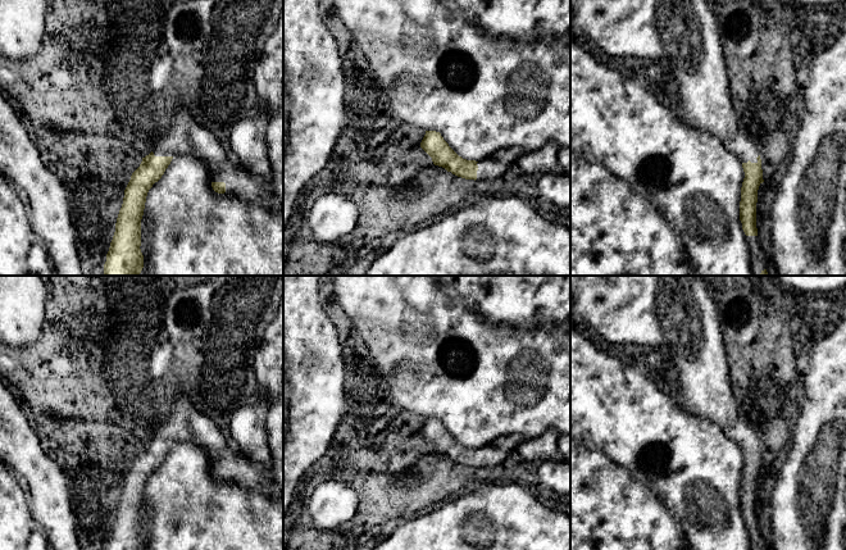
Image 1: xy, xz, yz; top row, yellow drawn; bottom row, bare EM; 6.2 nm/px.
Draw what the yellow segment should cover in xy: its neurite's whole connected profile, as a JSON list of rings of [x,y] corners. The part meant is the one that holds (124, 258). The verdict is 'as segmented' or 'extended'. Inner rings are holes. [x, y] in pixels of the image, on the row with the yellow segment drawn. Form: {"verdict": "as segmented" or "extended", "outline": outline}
{"verdict": "extended", "outline": [[[176,105],[169,127],[156,140],[154,150],[142,158],[124,190],[104,276],[141,273],[141,219],[147,192],[162,178],[172,159],[181,154],[196,156],[209,164],[215,192],[226,192],[267,209],[278,208],[279,201],[272,191],[245,173],[209,129],[196,123],[182,105]]]}

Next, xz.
{"verdict": "extended", "outline": [[[426,131],[420,147],[432,158],[435,165],[445,168],[465,179],[495,179],[527,151],[519,147],[502,149],[479,162],[459,156],[444,140],[440,132]]]}

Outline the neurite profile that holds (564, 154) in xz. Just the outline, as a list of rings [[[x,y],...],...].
[[[560,147],[558,162],[561,165],[564,173],[570,176],[570,149]]]

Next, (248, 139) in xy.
[[[264,104],[238,119],[229,132],[229,154],[237,165],[264,187],[270,187],[273,173],[268,158],[267,128],[269,113]]]

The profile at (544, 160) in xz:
[[[550,141],[537,150],[527,151],[517,160],[517,164],[524,173],[537,178],[552,173],[563,174],[564,171],[558,162],[559,150],[560,146]]]

